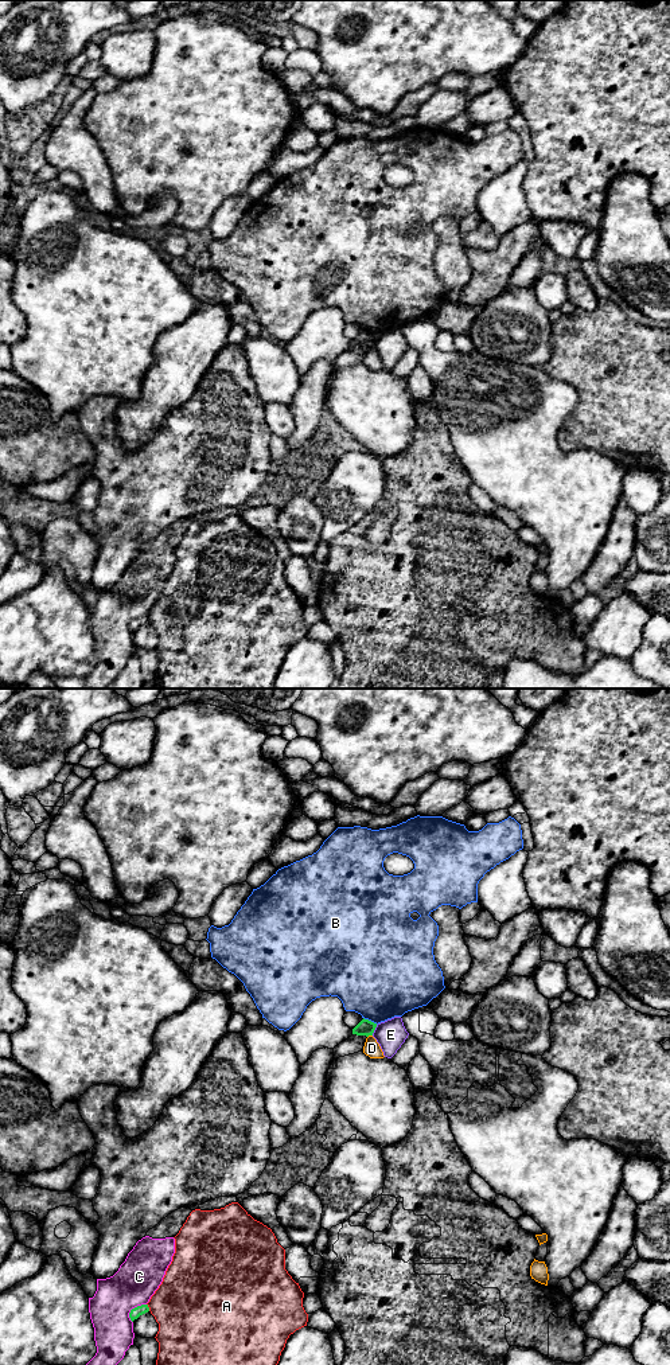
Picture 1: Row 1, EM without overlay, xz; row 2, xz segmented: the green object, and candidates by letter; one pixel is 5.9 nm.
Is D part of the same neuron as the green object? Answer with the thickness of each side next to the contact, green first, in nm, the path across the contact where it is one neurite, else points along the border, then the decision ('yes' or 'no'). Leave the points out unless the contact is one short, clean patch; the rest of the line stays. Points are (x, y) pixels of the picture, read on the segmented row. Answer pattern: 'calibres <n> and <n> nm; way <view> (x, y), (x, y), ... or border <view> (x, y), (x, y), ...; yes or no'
calibres 100 and 100 nm; border xz (371, 1034), (367, 1037); no

